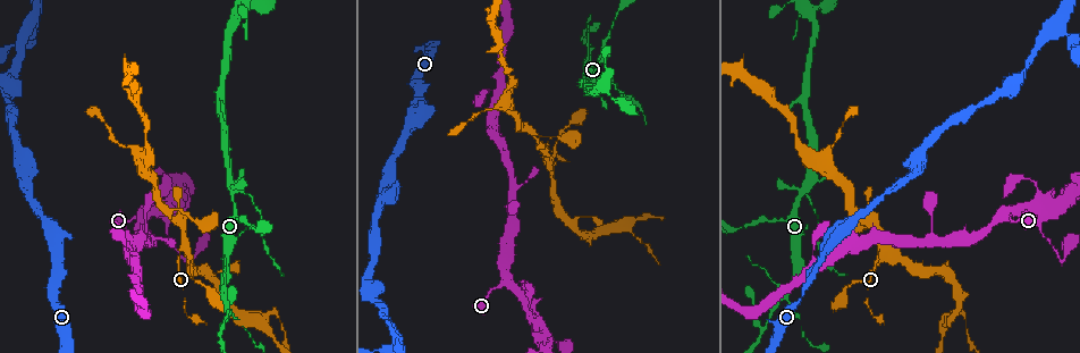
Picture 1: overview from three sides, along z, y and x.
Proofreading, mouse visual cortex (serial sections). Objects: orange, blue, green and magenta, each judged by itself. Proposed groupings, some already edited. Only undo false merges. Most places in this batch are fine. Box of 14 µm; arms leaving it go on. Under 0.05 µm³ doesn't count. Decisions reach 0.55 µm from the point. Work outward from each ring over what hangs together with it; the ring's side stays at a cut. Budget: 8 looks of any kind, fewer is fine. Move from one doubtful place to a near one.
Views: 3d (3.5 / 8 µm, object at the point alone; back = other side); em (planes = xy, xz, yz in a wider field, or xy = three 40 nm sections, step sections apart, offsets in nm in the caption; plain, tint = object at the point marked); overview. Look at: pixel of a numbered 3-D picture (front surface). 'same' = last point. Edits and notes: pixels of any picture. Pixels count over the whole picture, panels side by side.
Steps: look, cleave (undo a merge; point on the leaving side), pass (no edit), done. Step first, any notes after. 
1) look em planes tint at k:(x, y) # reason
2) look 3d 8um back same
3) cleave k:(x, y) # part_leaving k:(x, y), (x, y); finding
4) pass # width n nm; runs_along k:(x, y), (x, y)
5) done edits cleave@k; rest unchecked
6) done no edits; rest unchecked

look em xy step 2 tint at 1:(886, 247) # arms run side by side

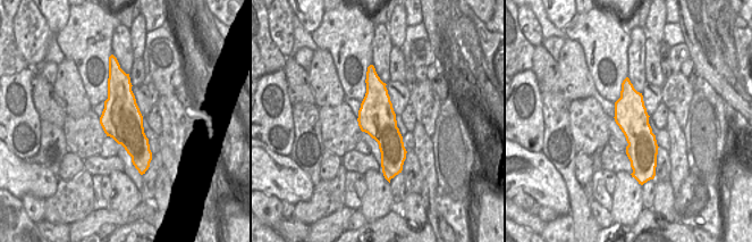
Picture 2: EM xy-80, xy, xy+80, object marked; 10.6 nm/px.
look 3d 3.5um back same

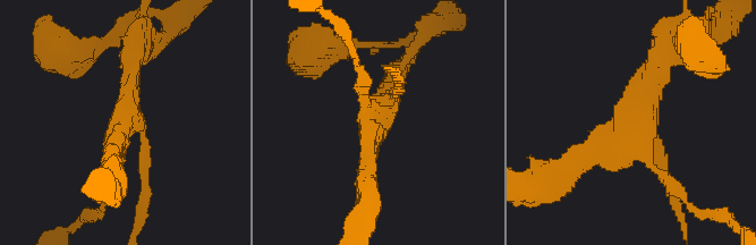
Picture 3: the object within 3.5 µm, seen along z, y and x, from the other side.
pass # arm_widths 150, 150, 300, 300 nm; runs_along 3:(144, 180), (137, 49); all the same cell

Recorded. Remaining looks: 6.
look 3d 3.5um back at 1:(944, 320) # calibre changes

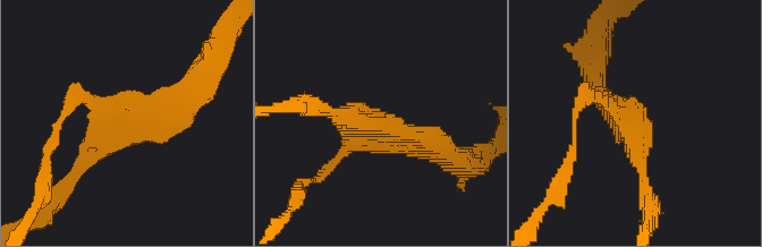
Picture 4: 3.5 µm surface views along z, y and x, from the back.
look em planes plain at 4:(624, 112) # arms 3; arm_widths 150, 300, 300 nm

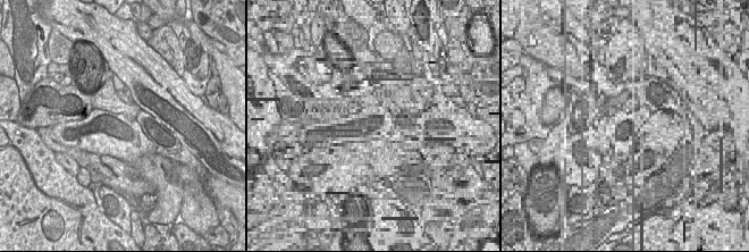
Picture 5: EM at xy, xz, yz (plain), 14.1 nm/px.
look em planes tint same

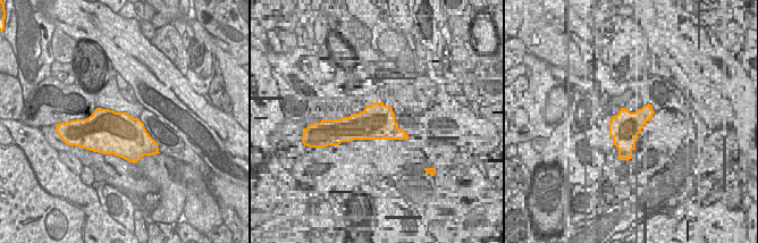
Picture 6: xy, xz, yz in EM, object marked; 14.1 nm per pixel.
pass # runs_along 4:(189, 103), (117, 113), (75, 172); all the same cell

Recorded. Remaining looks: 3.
look 3d 3.5um back at 1:(805, 192) # three-way junction

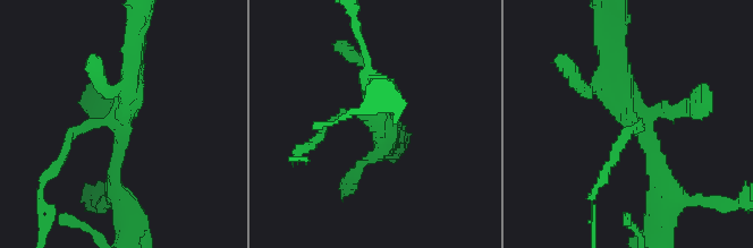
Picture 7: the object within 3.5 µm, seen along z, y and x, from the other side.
look em xy step 1 tint at 7:(638, 123) # now the EM

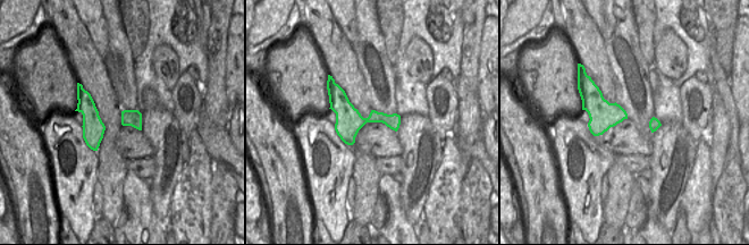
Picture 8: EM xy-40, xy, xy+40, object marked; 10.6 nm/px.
look em planes tint same

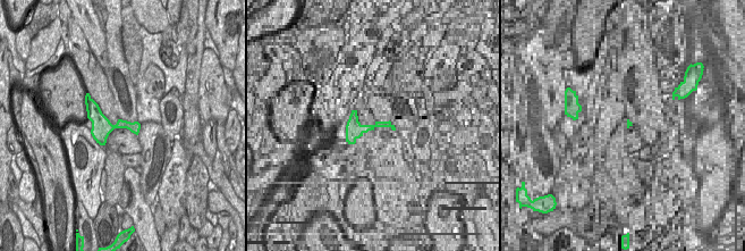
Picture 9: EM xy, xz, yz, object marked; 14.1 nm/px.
cleave 7:(624, 135) # width 280 nm; part_leaving 7:(637, 120), (594, 189); a second cell is stuck on

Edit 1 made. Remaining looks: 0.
done edits cleave@7; rest unchecked

